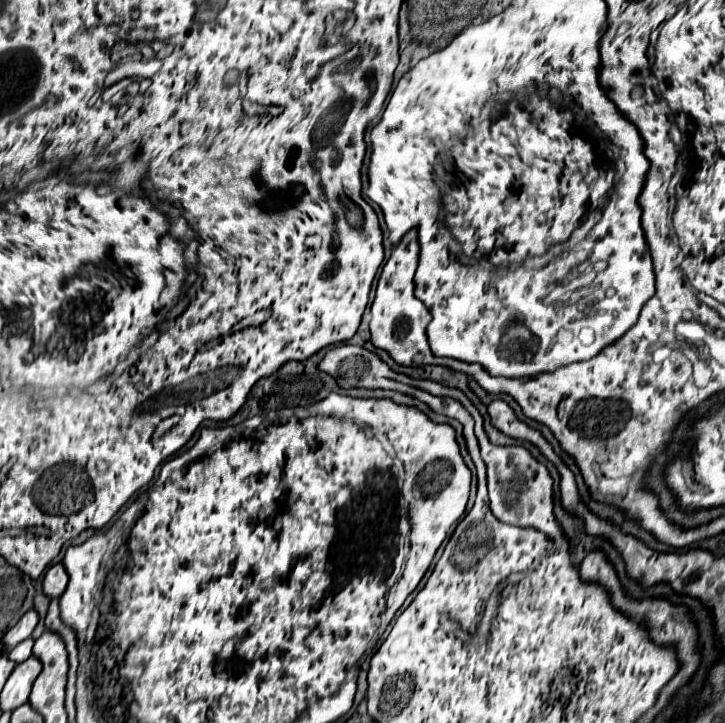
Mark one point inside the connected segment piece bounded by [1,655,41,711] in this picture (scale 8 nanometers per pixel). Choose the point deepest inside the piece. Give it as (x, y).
(16, 692)

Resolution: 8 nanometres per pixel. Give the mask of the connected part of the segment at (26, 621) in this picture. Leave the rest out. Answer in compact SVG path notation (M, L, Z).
M35 609L27 611L27 615L23 615L23 617L19 619L19 623L17 623L15 627L11 627L11 629L5 633L5 637L3 637L5 653L9 653L15 645L19 645L19 643L21 643L21 641L25 641L27 637L31 637L31 633L33 633L33 629L35 629L37 621L39 621L37 611L35 611Z

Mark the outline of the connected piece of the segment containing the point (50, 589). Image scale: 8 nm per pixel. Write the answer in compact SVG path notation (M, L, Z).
M55 563L49 567L49 571L45 573L45 579L43 579L43 593L47 597L61 597L65 587L67 587L67 571L63 567L63 563Z

